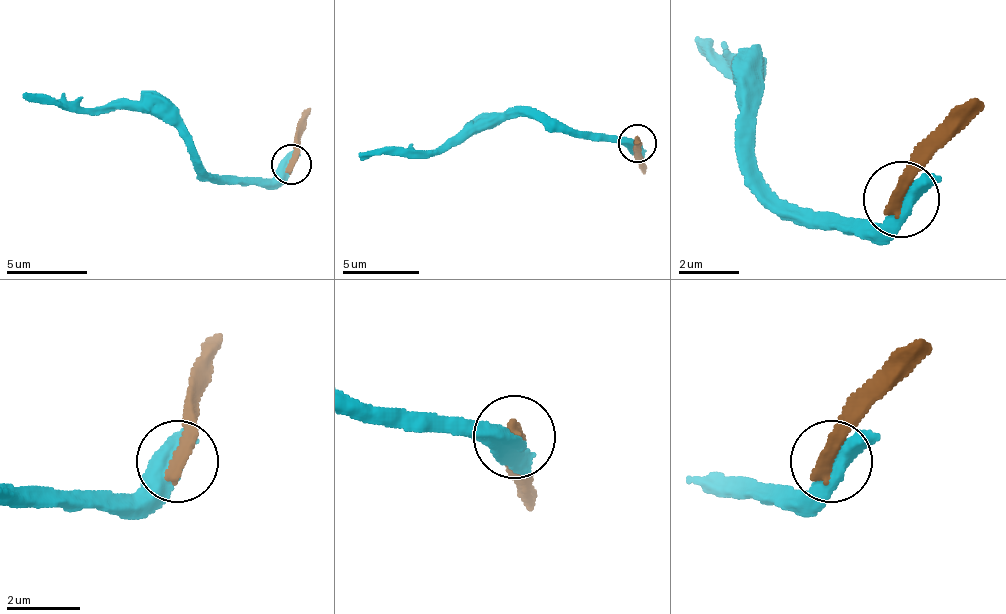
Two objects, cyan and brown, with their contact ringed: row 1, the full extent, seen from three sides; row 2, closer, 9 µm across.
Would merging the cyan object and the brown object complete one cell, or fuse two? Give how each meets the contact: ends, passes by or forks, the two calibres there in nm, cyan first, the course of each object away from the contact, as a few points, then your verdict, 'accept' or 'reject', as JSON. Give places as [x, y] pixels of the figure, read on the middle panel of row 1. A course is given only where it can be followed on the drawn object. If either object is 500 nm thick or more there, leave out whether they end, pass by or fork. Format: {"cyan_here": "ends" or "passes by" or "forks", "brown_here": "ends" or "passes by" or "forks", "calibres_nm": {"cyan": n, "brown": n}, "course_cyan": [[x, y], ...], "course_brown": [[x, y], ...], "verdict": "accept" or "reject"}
{"calibres_nm": {"cyan": 550, "brown": 420}, "course_cyan": [[638, 144], [574, 138], [555, 131], [535, 115], [505, 114], [445, 149], [403, 150], [358, 157]], "course_brown": [[638, 144], [632, 147], [645, 172]], "verdict": "reject"}

